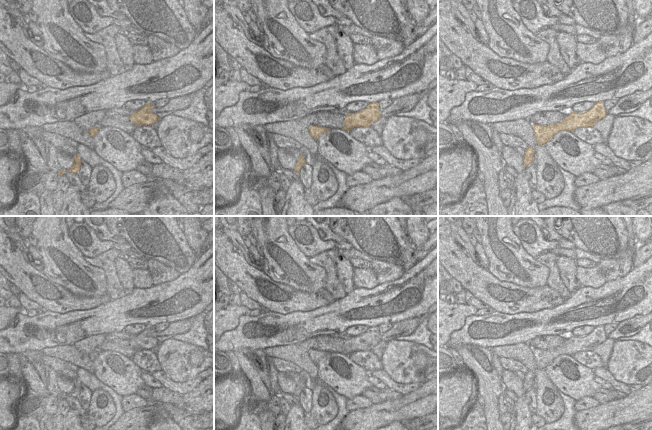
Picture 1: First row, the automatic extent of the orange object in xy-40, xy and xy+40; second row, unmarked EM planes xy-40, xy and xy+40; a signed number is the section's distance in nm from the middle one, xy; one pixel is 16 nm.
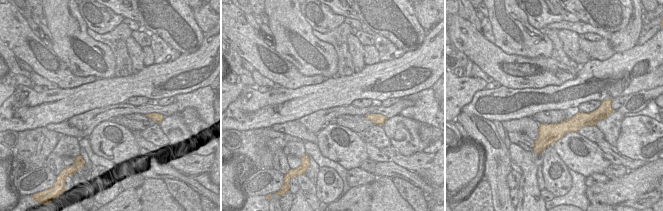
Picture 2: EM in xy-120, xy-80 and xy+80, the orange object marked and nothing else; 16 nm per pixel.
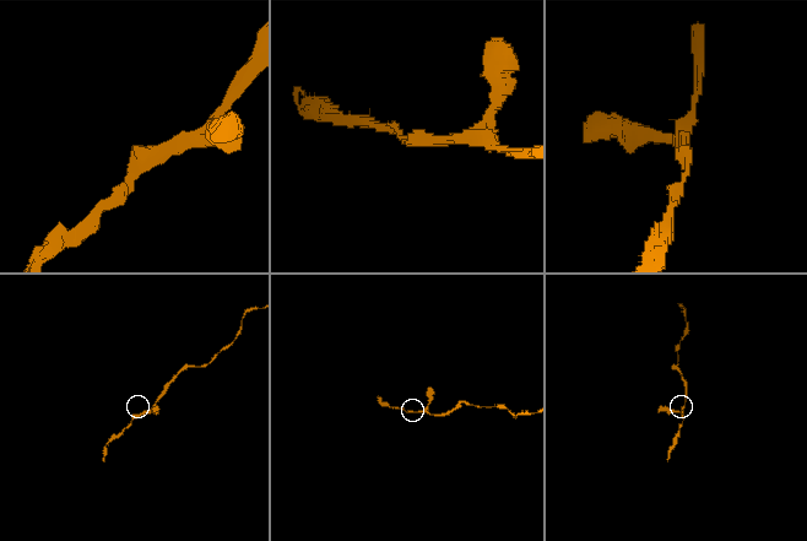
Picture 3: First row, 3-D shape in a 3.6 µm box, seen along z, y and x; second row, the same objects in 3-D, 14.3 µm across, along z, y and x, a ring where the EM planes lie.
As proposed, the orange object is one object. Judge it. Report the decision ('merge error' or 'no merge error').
no merge error

